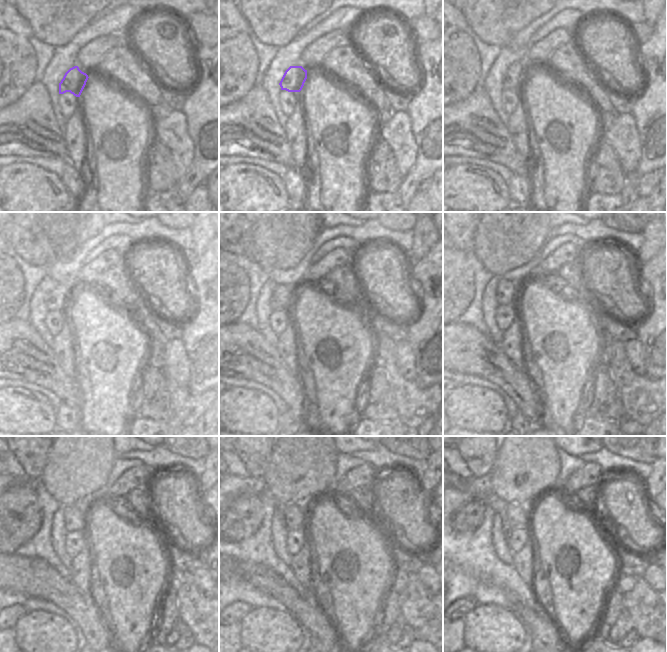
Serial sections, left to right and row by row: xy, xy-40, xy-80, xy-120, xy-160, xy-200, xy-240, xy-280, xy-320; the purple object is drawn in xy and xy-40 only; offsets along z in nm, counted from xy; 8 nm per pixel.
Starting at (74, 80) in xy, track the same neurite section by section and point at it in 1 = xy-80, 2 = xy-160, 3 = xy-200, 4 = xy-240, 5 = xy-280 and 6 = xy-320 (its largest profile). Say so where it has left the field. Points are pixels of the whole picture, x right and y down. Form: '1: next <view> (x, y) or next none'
1: next xy-80 (514, 79)
2: next xy-160 (281, 297)
3: next xy-200 (506, 294)
4: next xy-240 (71, 514)
5: next xy-280 (296, 516)
6: next xy-320 (518, 516)

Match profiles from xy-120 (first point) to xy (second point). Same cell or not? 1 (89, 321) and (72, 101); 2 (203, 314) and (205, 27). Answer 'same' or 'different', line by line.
1: different
2: different

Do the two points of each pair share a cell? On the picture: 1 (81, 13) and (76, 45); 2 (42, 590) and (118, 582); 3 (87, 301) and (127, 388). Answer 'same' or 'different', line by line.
1: different
2: different
3: same

